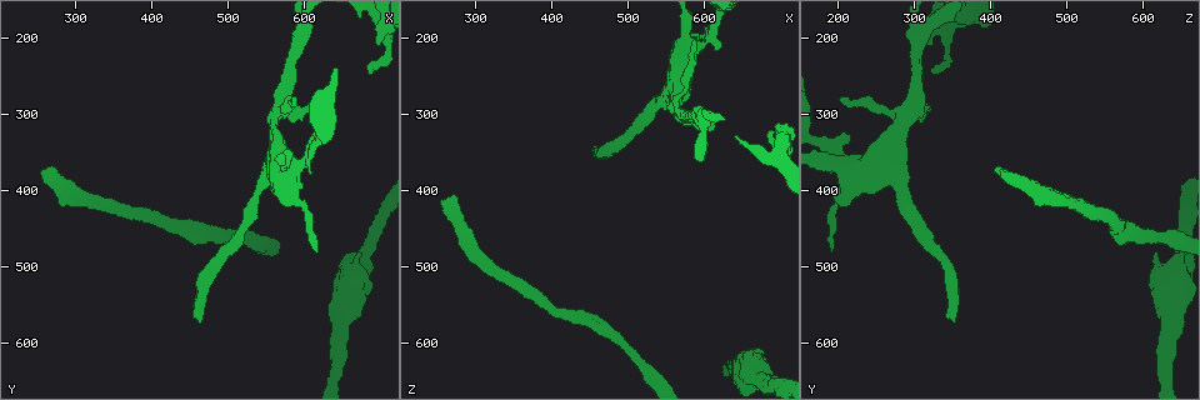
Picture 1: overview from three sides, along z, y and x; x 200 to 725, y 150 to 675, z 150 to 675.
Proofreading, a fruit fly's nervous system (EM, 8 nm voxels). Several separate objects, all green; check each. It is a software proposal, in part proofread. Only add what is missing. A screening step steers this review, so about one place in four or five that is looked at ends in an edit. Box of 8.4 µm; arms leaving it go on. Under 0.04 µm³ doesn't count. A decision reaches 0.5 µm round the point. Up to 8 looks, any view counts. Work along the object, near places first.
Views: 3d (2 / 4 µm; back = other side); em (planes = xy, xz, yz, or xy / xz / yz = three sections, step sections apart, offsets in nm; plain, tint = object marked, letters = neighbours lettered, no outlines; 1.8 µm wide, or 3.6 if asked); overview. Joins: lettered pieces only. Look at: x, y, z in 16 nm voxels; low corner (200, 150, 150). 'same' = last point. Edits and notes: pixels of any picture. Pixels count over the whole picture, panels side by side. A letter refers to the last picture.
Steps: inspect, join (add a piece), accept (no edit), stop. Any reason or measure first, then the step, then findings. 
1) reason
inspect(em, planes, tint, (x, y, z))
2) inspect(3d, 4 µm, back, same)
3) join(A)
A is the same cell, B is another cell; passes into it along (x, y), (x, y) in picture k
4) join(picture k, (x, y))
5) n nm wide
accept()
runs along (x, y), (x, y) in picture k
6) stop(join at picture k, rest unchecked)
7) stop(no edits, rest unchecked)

long arm stops here
inspect(em, xz, step 8, letters, (260, 370, 410))

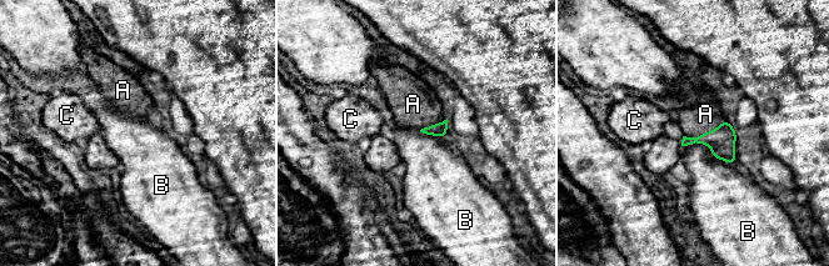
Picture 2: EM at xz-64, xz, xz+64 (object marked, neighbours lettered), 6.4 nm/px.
join(A)
A is the same cell, B and C are other cells; passes into it along (722, 140), (705, 132), (705, 114) in picture 2; the cell continues

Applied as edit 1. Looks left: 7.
inspect(overview)

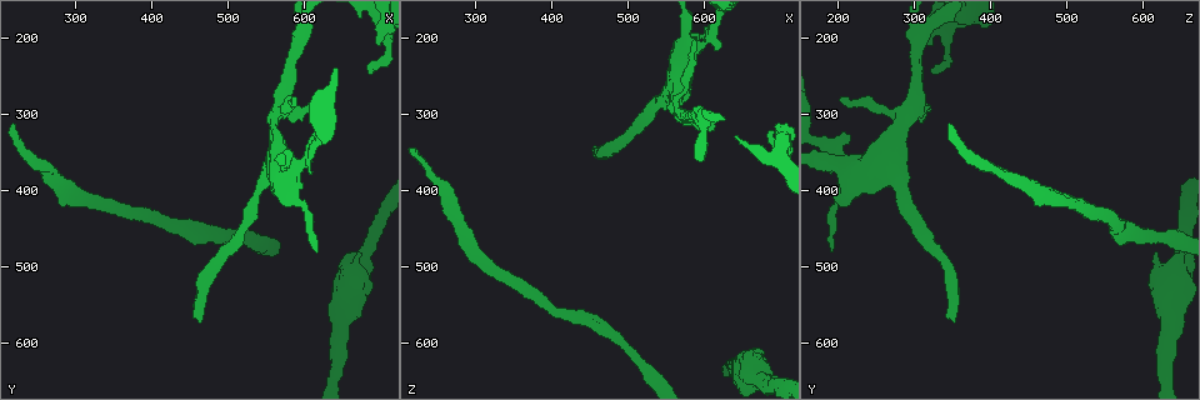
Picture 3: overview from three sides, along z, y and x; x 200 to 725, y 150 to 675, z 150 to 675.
an open end
inspect(3d, 4 µm, (700, 205, 325))

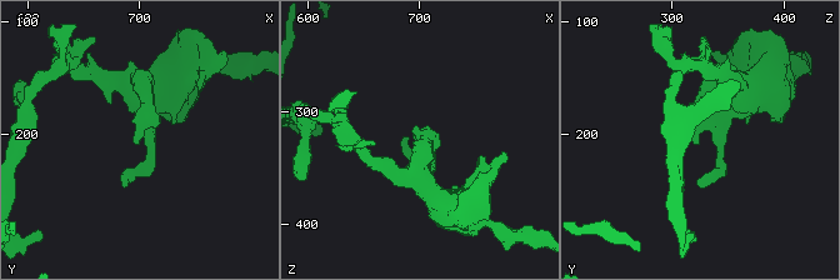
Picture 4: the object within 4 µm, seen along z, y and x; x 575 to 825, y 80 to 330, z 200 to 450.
inspect(em, planes, plain, (696, 210, 326))

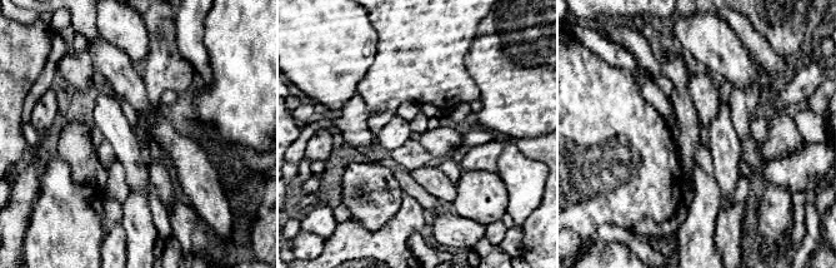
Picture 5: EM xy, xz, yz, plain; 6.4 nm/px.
see the neighbours
inspect(em, planes, letters, same)

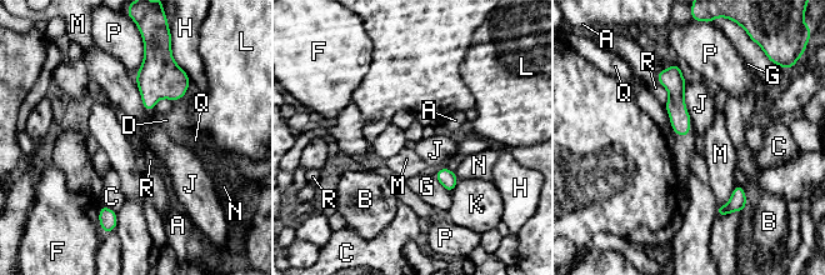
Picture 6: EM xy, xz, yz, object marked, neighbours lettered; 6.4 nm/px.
accept()
A, B, C, D, F, G, H, J, K, L, M, N, P, Q and R are other cells; runs along (674, 68), (676, 111), (684, 133) in picture 6; no lettered piece goes on from it

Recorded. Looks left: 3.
long arm stops here
inspect(em, planes, letters, (465, 575, 350))

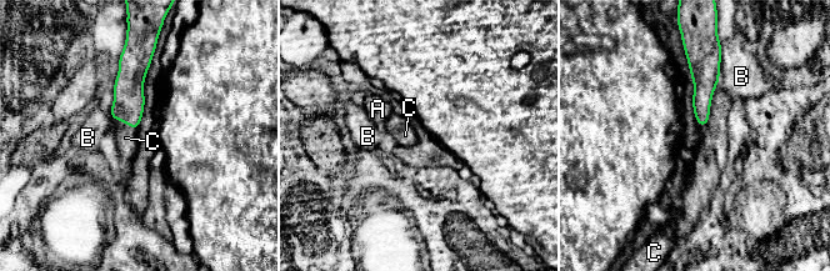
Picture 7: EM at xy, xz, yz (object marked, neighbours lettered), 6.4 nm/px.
join(C)
C is the same cell, A and B are other cells; passes into it along (129, 100), (125, 121), (125, 137) in picture 7; it goes on there

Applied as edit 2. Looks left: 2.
stop(join at picture 2, join at picture 7, rest unchecked)

